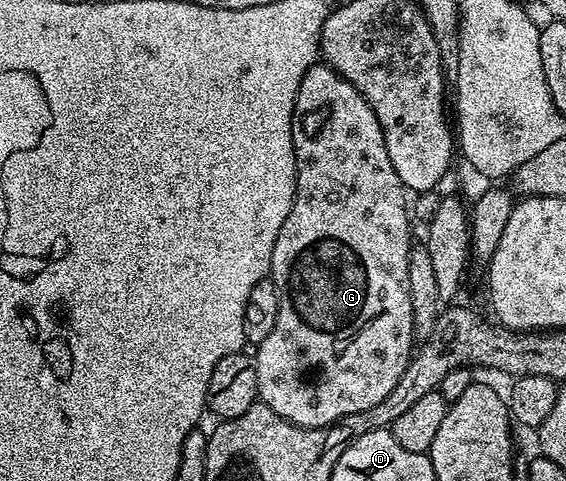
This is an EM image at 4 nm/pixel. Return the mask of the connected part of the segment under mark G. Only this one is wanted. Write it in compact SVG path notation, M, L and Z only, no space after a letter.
M315 65L304 73L304 81L300 81L300 89L294 102L294 120L292 121L292 141L296 157L296 193L292 201L292 209L288 217L284 217L284 225L280 225L280 233L276 237L276 245L272 249L269 278L274 280L278 291L278 312L276 326L272 333L257 344L252 358L256 365L258 378L258 397L280 417L284 417L295 427L313 429L329 427L339 421L349 420L351 415L364 409L372 409L372 405L380 405L392 389L396 389L396 381L404 377L404 369L408 365L412 352L416 347L414 326L412 325L412 301L408 293L408 253L412 246L410 240L410 223L412 215L408 210L408 192L403 187L400 177L396 177L396 169L392 165L392 157L388 157L388 145L384 145L384 133L380 129L380 121L376 121L376 113L368 105L368 101L344 77L325 65Z

